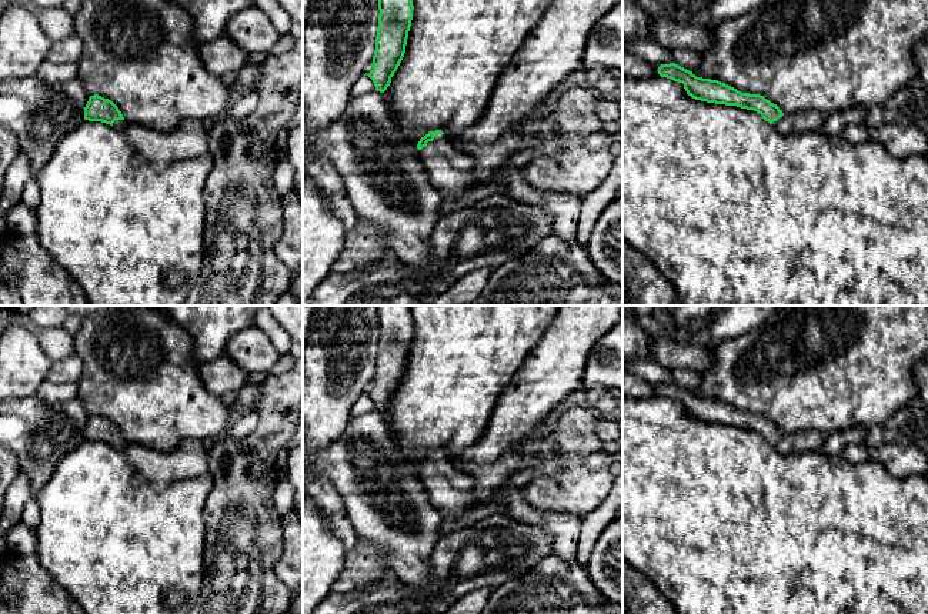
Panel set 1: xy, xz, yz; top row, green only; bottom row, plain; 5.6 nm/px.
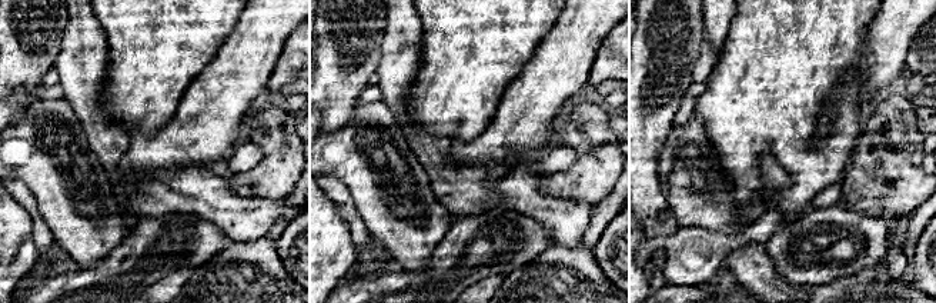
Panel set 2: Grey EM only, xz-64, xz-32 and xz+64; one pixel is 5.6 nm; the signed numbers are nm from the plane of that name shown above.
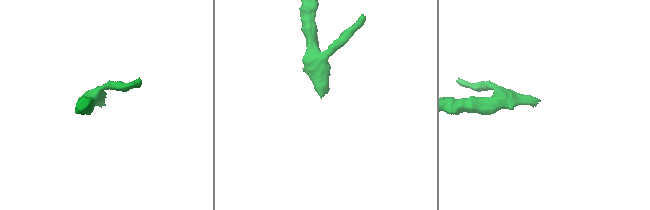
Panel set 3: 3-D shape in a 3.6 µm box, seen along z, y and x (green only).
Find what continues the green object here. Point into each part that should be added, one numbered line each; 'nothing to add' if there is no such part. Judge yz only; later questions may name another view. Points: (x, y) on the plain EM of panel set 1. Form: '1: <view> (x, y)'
1: yz (804, 440)

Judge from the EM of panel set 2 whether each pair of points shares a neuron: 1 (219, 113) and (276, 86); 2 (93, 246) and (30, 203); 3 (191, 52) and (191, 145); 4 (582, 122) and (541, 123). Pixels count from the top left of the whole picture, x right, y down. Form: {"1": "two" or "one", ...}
{"1": "two", "2": "two", "3": "two", "4": "two"}

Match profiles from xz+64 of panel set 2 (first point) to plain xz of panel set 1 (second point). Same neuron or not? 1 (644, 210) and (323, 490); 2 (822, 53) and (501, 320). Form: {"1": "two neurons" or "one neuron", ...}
{"1": "one neuron", "2": "one neuron"}

